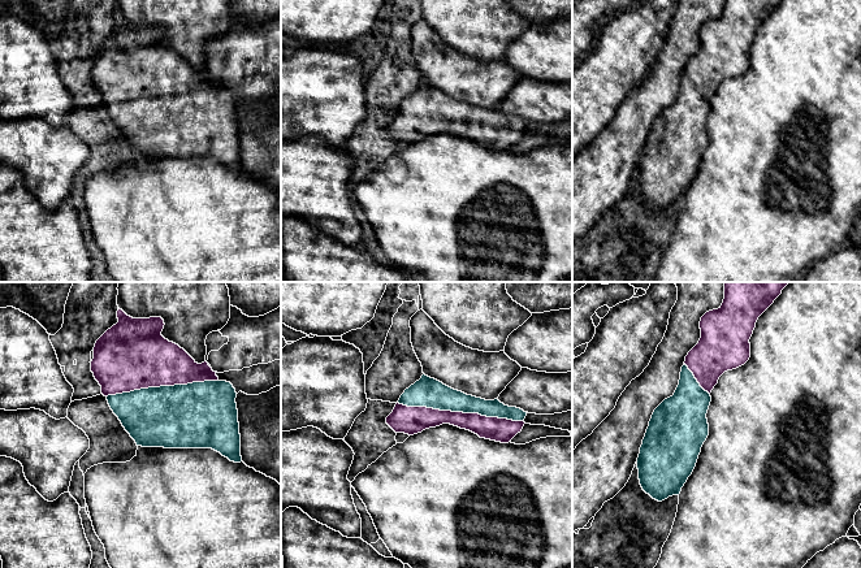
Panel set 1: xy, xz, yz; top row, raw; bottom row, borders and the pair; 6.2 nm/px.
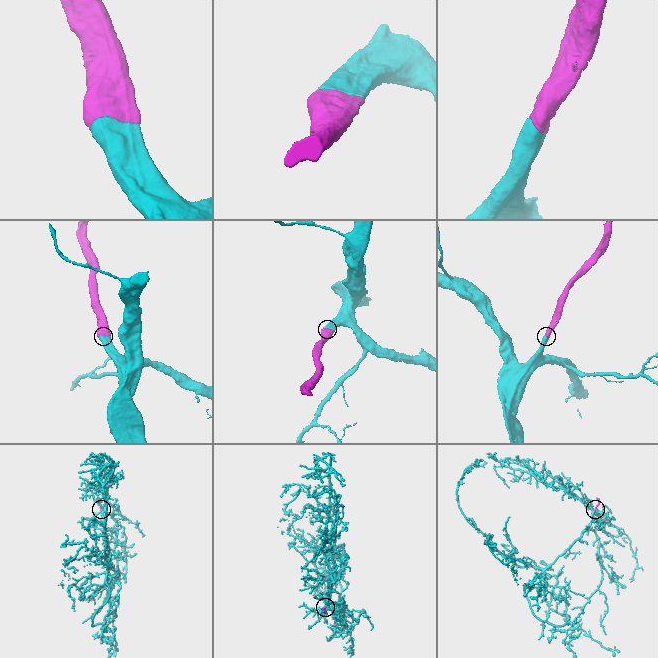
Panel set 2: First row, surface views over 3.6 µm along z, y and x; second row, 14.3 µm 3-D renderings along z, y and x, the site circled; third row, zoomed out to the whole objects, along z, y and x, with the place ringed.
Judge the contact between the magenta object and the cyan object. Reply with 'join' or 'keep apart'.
join

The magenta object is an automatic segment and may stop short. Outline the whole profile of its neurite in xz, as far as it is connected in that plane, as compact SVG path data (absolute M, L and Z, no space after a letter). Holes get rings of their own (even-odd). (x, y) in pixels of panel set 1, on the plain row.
M425 83L401 104L386 133L395 142L414 144L450 133L480 147L509 152L524 135L527 121L498 108L485 109L454 99Z

